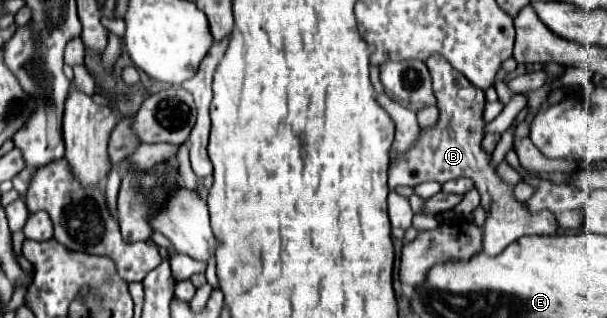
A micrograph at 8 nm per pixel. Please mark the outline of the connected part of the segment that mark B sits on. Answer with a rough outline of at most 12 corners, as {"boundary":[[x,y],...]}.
{"boundary":[[427,61],[439,119],[389,165],[389,189],[471,177],[487,211],[483,253],[555,235],[527,213],[485,137],[485,93]]}

